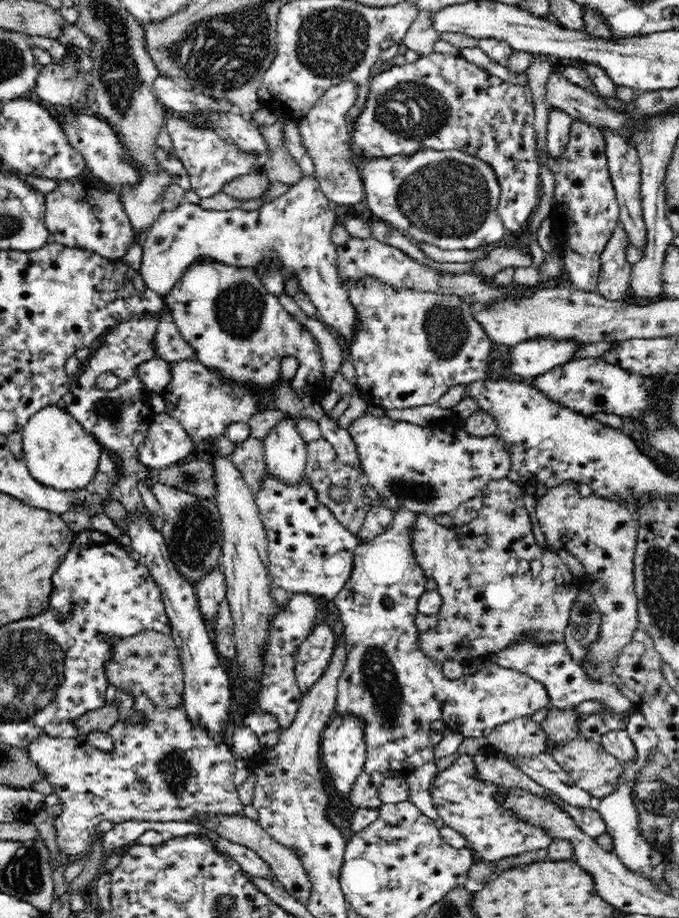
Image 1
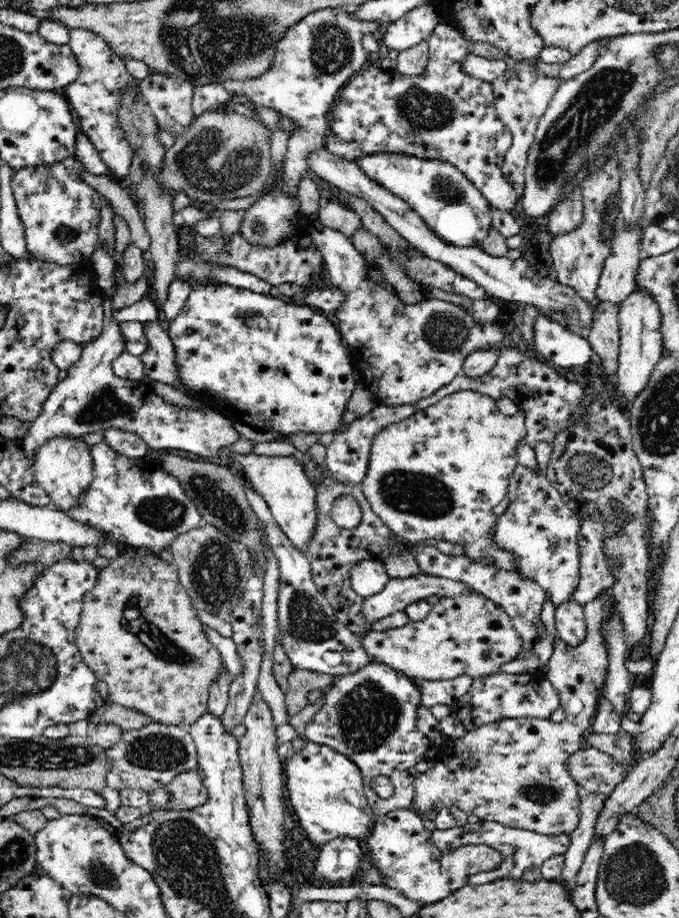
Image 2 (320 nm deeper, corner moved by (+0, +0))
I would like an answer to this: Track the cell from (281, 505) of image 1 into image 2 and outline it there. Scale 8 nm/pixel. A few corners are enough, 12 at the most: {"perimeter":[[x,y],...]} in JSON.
{"perimeter":[[358,560],[349,569],[356,595],[375,596],[391,576],[380,560]]}

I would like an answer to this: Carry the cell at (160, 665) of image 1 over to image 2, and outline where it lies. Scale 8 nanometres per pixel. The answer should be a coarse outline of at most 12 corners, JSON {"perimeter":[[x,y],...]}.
{"perimeter":[[178,565],[100,569],[76,645],[109,701],[194,725],[222,655]]}

